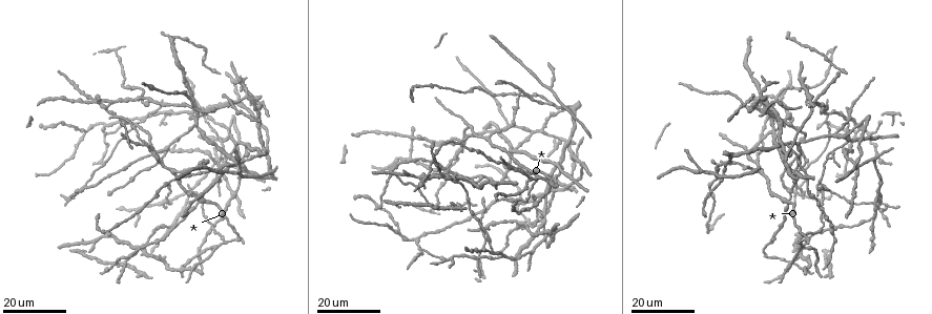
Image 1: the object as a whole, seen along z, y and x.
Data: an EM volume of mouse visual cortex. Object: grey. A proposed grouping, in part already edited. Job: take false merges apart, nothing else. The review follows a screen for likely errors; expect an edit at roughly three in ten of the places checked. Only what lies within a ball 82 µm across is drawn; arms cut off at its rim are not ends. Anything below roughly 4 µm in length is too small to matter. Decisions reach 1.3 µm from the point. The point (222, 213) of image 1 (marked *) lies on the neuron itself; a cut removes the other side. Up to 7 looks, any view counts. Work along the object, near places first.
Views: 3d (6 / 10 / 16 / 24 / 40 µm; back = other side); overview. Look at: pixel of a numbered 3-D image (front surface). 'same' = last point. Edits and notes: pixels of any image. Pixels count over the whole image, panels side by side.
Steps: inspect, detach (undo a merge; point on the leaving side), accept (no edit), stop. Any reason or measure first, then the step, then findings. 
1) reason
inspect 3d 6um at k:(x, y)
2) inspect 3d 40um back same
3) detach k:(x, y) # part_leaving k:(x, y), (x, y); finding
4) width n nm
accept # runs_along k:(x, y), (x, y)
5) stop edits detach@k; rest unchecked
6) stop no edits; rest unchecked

inspect 3d 16um at 1:(834, 135)

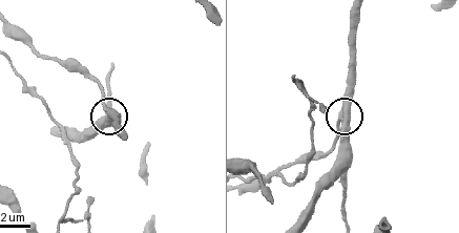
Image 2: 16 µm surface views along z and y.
inspect 3d 10um at 2:(339, 117)

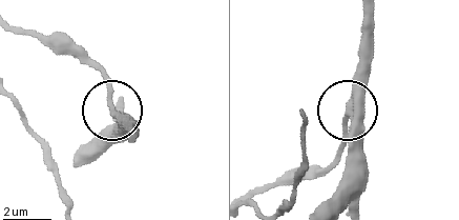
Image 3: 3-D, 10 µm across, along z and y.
accept # one neuron here

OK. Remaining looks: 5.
branch point
inspect 3d 16um at 1:(478, 254)

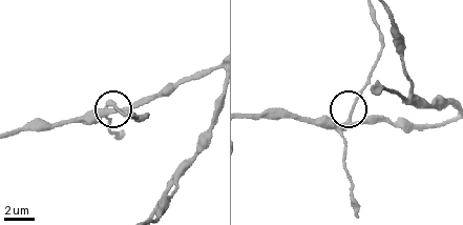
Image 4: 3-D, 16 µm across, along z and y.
inspect 3d 6um at 4:(348, 120)

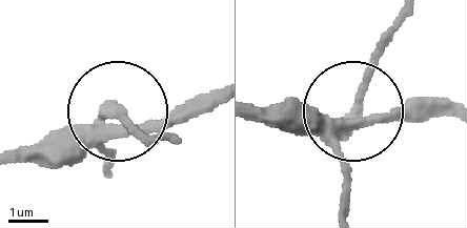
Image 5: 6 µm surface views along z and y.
arms 3
accept # runs_along 5:(444, 111), (254, 122); all the same neuron

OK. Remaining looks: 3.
a fork
inspect 3d 24um at 1:(879, 210)

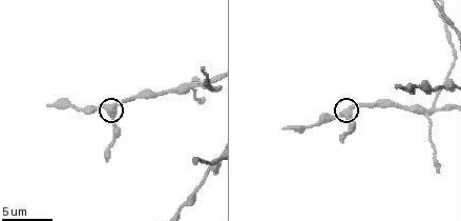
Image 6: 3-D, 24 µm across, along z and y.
zoom in
inspect 3d 6um at 6:(345, 113)

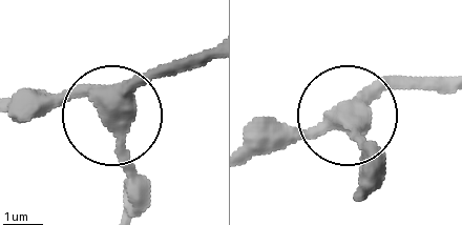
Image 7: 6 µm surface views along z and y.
width 390 nm
accept # runs_along 7:(442, 85), (392, 85), (355, 111), (361, 192); one neuron here

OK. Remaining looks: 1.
stop no edits; rest unchecked

